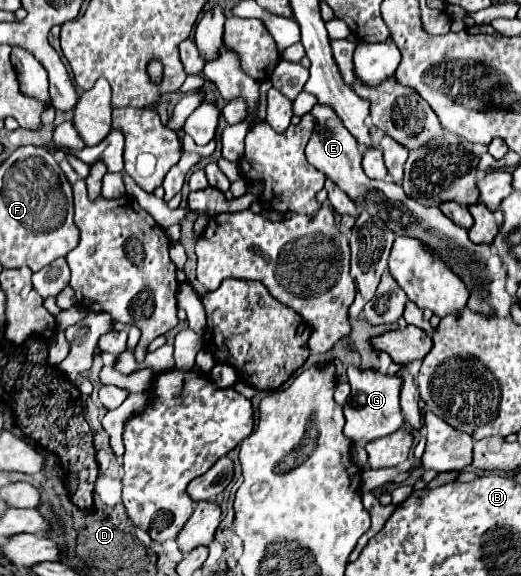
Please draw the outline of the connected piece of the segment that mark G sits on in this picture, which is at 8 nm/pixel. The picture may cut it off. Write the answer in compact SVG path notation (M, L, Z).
M349 366L347 374L351 384L351 394L345 402L345 436L353 442L371 442L399 430L405 422L399 404L403 378L387 376L375 370L361 370L357 366Z

